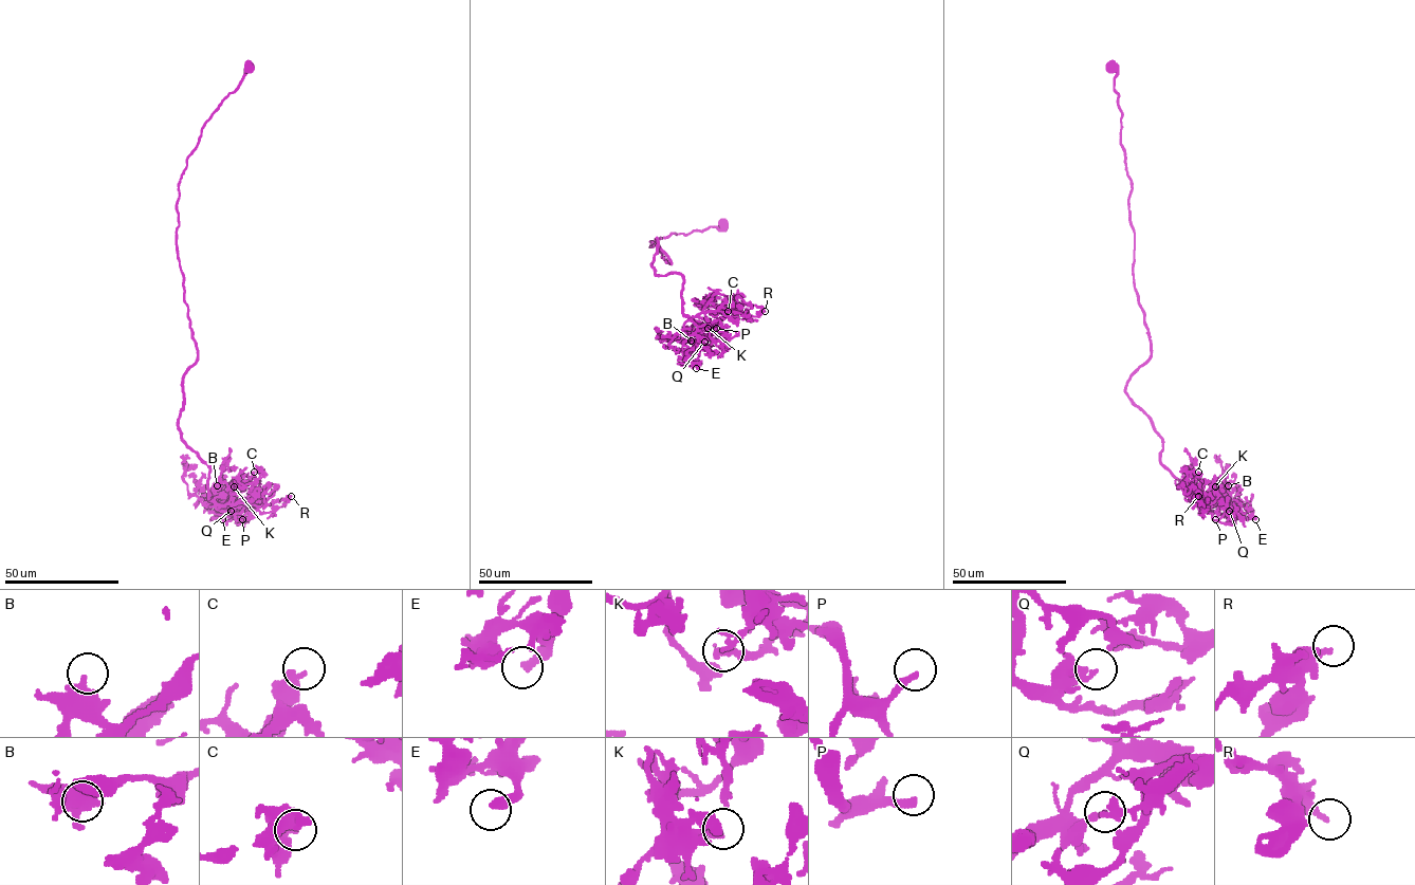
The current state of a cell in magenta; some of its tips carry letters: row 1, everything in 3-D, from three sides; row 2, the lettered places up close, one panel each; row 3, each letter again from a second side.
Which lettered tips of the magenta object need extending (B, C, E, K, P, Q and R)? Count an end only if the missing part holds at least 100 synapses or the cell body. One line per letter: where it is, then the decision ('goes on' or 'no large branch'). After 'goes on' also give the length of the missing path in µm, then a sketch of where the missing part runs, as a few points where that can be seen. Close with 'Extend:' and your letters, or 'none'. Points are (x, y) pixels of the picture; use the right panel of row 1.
B: at (1228, 485); no large branch
C: at (1198, 472); no large branch
E: at (1255, 519); no large branch
K: at (1215, 486); no large branch
P: at (1215, 519); goes on; about 25 µm are missing; missing branch runs (1215, 519), (1213, 516), (1219, 506), (1219, 512)
Q: at (1229, 511); no large branch
R: at (1198, 496); no large branch
Extend: P

